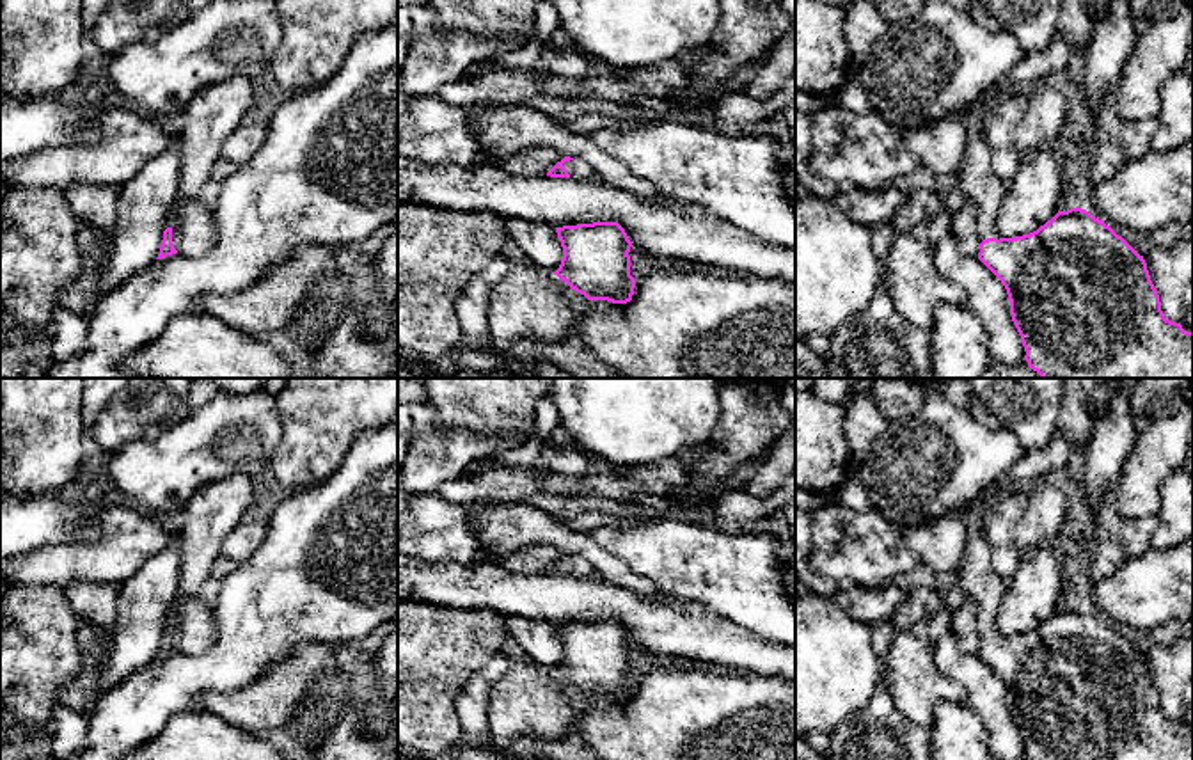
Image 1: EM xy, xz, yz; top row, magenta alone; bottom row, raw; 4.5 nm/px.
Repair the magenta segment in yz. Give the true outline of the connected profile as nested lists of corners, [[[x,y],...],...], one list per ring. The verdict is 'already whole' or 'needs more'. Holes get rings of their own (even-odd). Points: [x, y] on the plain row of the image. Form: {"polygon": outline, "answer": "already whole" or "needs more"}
{"polygon": [[[1058,430],[1046,447],[1026,451],[1005,476],[957,513],[968,531],[959,579],[966,595],[976,600],[978,657],[1007,687],[1026,760],[1193,760],[1193,730],[1165,716],[1143,653],[1102,618],[1071,606],[1030,632],[1003,636],[996,627],[1007,579],[992,568],[984,513],[999,495],[1024,483],[1063,476],[1074,451],[1076,446]]], "answer": "needs more"}

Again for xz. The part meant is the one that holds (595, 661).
{"polygon": [[[593,620],[556,625],[563,657],[556,671],[588,698],[627,701],[636,677],[630,673],[630,645],[618,620]]], "answer": "already whole"}

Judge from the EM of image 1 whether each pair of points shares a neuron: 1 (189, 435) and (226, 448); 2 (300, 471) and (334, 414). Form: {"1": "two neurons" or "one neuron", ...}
{"1": "one neuron", "2": "one neuron"}

